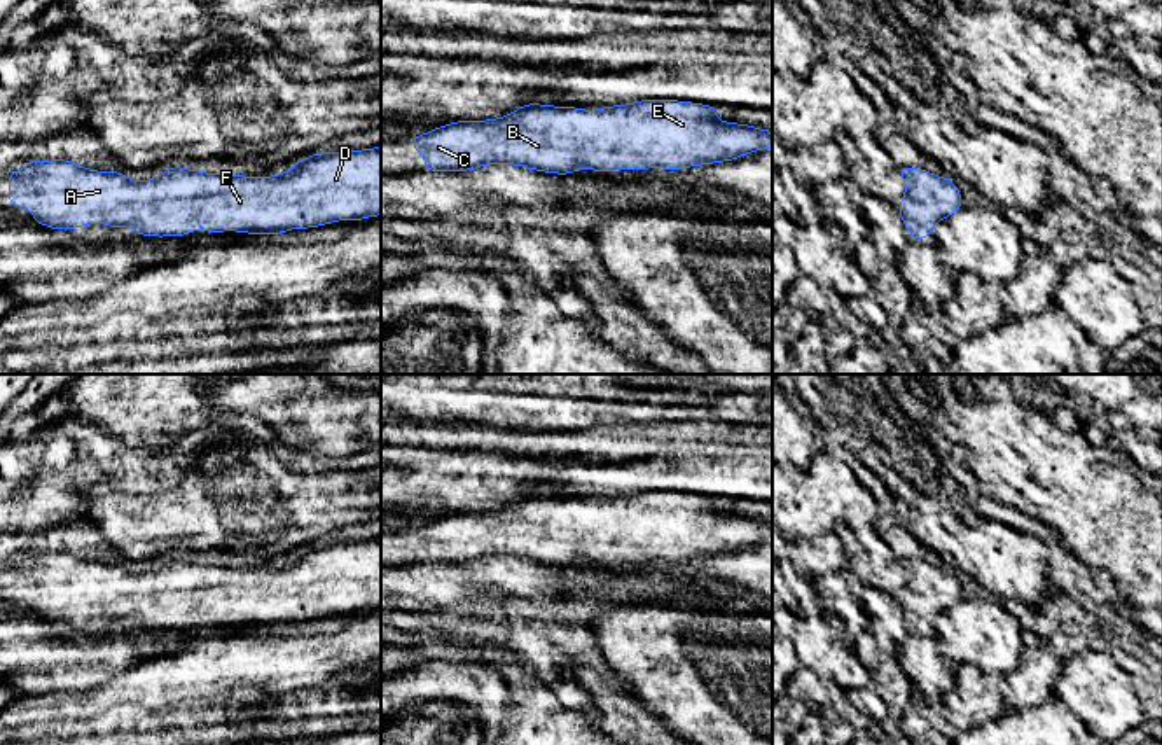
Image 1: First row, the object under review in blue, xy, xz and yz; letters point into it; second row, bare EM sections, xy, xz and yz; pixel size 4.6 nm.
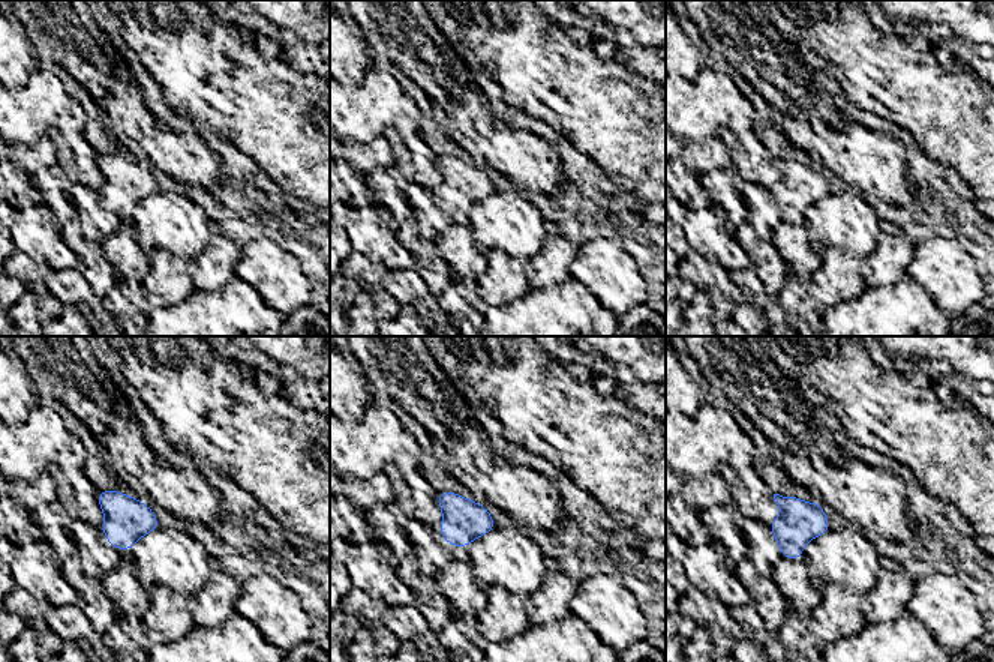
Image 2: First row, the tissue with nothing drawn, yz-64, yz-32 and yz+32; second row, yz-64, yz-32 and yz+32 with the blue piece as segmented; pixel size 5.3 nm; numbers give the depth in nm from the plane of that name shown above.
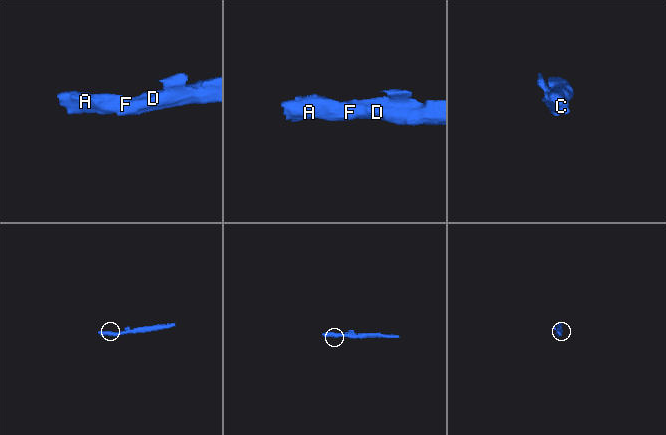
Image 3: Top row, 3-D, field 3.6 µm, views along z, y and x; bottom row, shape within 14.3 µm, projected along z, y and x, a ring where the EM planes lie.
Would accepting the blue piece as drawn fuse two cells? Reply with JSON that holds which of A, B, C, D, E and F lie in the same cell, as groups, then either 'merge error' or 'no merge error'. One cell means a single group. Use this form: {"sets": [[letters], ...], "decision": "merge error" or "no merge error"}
{"sets": [["A", "B", "C", "D", "E", "F"]], "decision": "no merge error"}

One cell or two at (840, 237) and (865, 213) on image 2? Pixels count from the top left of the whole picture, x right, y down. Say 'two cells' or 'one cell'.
one cell

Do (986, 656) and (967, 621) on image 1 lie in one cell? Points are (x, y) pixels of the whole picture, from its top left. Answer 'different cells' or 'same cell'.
same cell

